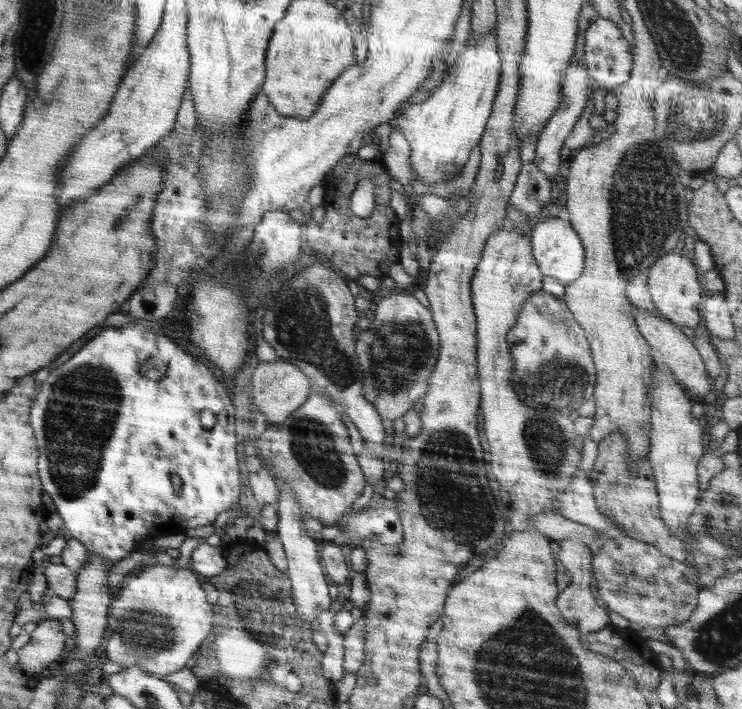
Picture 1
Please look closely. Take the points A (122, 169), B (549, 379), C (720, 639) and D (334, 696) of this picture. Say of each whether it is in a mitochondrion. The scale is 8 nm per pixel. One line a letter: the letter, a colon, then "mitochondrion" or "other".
A: other
B: mitochondrion
C: mitochondrion
D: other

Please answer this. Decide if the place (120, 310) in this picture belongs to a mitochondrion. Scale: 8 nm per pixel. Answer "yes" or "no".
no

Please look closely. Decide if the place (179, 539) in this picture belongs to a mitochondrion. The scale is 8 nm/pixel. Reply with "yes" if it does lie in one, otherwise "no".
no

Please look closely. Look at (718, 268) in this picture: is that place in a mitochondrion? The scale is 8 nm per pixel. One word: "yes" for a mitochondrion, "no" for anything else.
no

